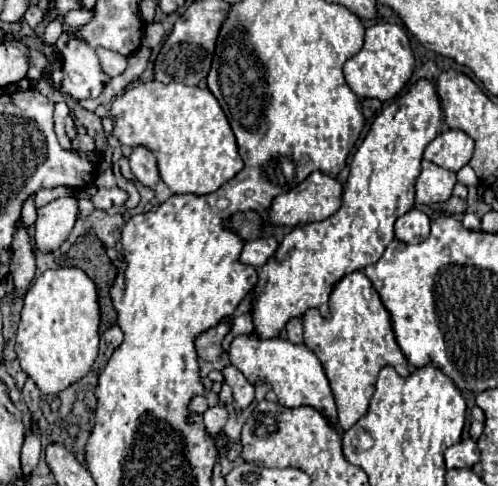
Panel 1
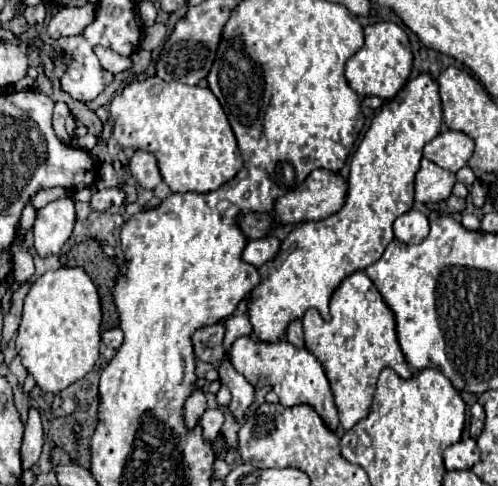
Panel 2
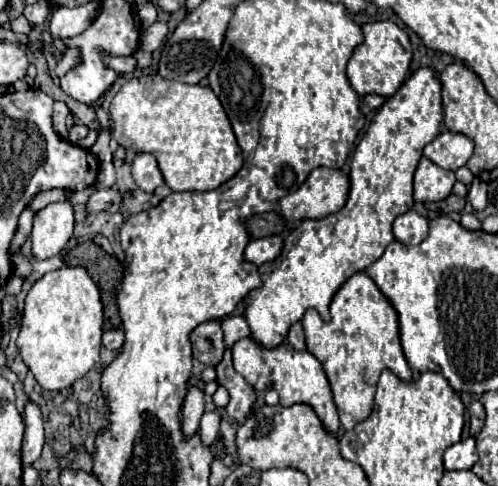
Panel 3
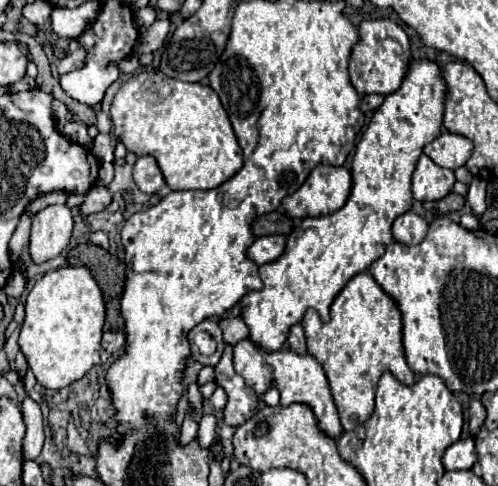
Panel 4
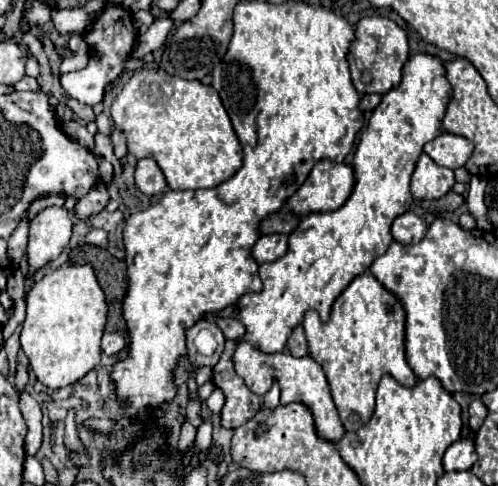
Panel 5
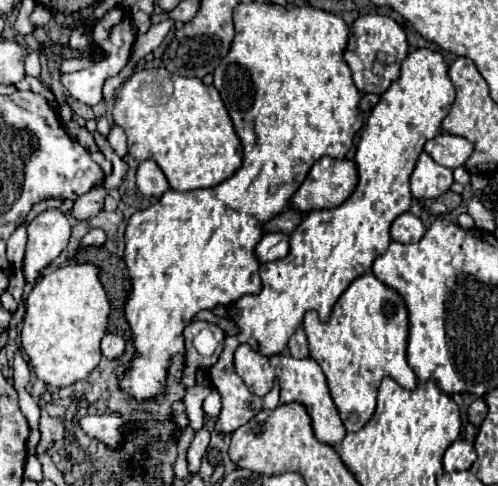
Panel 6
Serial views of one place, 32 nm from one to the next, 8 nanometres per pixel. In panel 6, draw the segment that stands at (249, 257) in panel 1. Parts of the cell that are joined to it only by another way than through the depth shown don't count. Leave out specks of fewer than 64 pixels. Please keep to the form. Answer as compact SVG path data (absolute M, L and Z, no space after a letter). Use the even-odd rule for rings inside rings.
M284 232L264 234L264 238L256 246L256 256L260 262L280 260L290 252L290 238Z

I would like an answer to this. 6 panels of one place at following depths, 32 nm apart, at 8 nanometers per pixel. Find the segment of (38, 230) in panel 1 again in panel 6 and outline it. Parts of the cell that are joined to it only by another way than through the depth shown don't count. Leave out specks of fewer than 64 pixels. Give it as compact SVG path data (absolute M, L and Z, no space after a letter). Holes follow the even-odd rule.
M48 210L28 224L28 244L24 256L24 278L36 284L40 272L66 248L70 238L68 216L60 210Z

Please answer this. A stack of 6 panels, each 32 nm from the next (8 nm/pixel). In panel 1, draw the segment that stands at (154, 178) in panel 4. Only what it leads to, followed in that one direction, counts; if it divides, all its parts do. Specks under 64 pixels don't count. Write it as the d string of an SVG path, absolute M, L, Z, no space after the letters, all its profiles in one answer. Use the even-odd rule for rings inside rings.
M136 146L128 160L130 160L132 174L142 186L154 188L154 184L160 182L160 174L156 168L156 156L150 150L146 150L144 146Z

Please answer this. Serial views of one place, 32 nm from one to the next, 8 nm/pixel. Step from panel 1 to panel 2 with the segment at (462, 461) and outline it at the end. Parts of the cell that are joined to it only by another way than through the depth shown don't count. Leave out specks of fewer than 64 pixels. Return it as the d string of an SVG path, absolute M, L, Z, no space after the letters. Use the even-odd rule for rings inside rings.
M472 438L460 440L444 452L446 470L466 470L466 468L472 468L478 460L480 460L480 452Z

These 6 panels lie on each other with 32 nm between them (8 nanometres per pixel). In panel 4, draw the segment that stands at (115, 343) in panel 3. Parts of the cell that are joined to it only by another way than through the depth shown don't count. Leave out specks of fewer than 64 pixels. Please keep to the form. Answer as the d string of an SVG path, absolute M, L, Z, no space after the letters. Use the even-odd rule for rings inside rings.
M104 332L104 336L102 336L102 348L106 350L106 352L118 352L122 346L126 344L126 338L124 338L124 334L122 332Z

